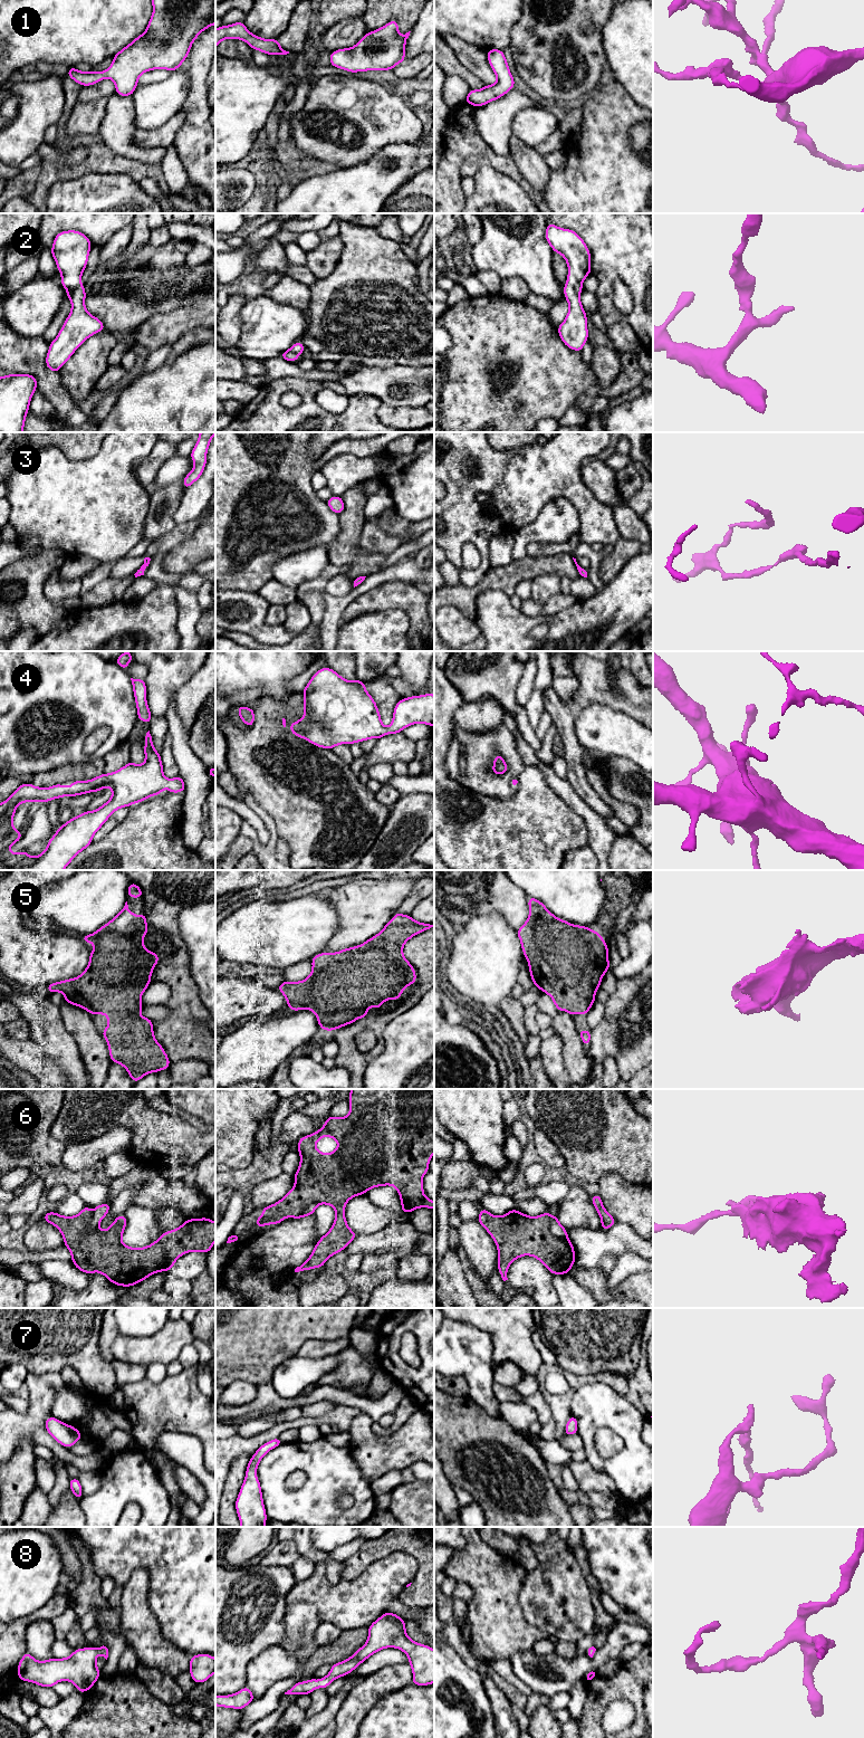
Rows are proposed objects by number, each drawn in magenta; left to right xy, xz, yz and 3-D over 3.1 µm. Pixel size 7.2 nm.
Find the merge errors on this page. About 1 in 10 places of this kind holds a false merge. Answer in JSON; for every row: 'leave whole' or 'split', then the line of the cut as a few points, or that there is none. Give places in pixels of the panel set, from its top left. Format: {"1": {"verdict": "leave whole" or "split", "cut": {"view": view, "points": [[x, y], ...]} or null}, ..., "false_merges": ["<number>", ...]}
{"1": {"verdict": "leave whole", "cut": null}, "2": {"verdict": "leave whole", "cut": null}, "3": {"verdict": "leave whole", "cut": null}, "4": {"verdict": "leave whole", "cut": null}, "5": {"verdict": "leave whole", "cut": null}, "6": {"verdict": "split", "cut": {"view": "yz", "points": [[552, 1216], [550, 1231], [555, 1235], [568, 1240]]}}, "7": {"verdict": "leave whole", "cut": null}, "8": {"verdict": "leave whole", "cut": null}, "false_merges": ["6"]}

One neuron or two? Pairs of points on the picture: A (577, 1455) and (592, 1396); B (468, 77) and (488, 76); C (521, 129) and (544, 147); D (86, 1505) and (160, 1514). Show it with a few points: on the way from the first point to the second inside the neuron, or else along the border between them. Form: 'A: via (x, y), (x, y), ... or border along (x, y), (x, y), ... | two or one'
A: border along (582, 1448), (586, 1460) | two
B: border along (458, 59), (485, 84) | two
C: border along (558, 126), (534, 147) | two
D: via (104, 1505), (114, 1496), (142, 1496) | one

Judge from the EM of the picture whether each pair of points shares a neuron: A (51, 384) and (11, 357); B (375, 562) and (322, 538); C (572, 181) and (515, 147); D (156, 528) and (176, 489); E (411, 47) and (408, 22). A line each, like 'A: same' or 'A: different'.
A: same
B: different
C: different
D: same
E: different

